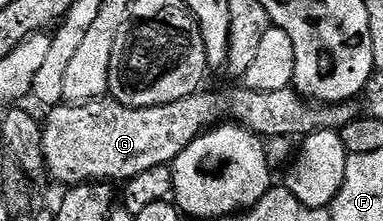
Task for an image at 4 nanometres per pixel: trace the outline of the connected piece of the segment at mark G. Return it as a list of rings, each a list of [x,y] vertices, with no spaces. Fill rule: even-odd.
[[[254,87],[238,88],[239,89],[231,89],[228,93],[207,93],[208,91],[200,91],[193,95],[189,95],[185,99],[177,99],[177,103],[165,103],[161,107],[137,107],[136,109],[130,109],[129,107],[125,107],[121,103],[117,103],[110,99],[84,101],[82,103],[60,103],[48,112],[51,114],[48,115],[47,121],[45,119],[45,124],[42,126],[44,159],[47,161],[47,172],[50,180],[60,181],[60,183],[63,184],[63,187],[81,185],[84,183],[116,183],[115,181],[119,181],[118,183],[126,183],[130,181],[132,177],[141,175],[150,169],[156,169],[162,165],[170,166],[177,159],[177,155],[181,155],[181,151],[185,151],[185,147],[189,147],[189,143],[193,143],[193,139],[197,139],[202,135],[202,133],[206,133],[209,129],[216,128],[216,126],[220,123],[226,122],[228,119],[242,125],[244,129],[249,130],[250,133],[254,133],[256,137],[262,137],[264,139],[285,137],[291,139],[294,138],[294,133],[299,133],[298,135],[306,135],[315,132],[316,129],[333,129],[338,131],[342,129],[344,125],[348,125],[349,122],[355,121],[361,116],[361,109],[358,104],[344,103],[341,105],[324,105],[320,107],[318,104],[304,99],[300,94],[295,92],[294,88],[291,87],[285,89],[257,89]]]

